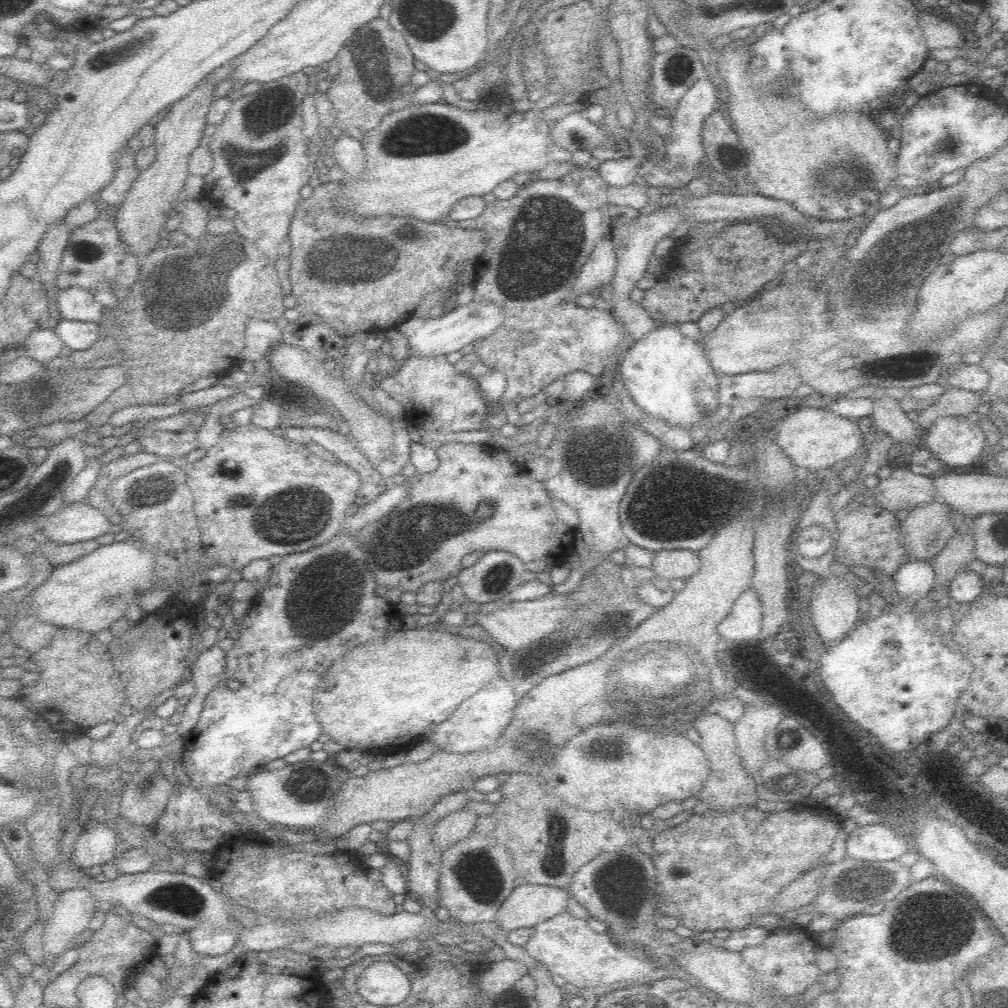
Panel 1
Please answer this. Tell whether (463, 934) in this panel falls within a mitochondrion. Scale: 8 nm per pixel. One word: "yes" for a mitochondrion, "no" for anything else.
no

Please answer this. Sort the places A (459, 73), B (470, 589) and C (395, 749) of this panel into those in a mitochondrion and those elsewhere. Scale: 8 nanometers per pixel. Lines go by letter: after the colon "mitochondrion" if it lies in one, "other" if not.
A: other
B: other
C: other

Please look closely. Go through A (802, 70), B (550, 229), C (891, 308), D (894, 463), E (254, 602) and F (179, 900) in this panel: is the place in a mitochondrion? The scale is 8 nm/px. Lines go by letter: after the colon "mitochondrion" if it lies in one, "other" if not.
A: mitochondrion
B: mitochondrion
C: mitochondrion
D: other
E: other
F: mitochondrion

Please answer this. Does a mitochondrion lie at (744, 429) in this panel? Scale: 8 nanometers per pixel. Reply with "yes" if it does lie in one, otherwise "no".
no

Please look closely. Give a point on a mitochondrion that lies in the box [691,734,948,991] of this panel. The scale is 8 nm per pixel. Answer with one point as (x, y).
(872, 882)

